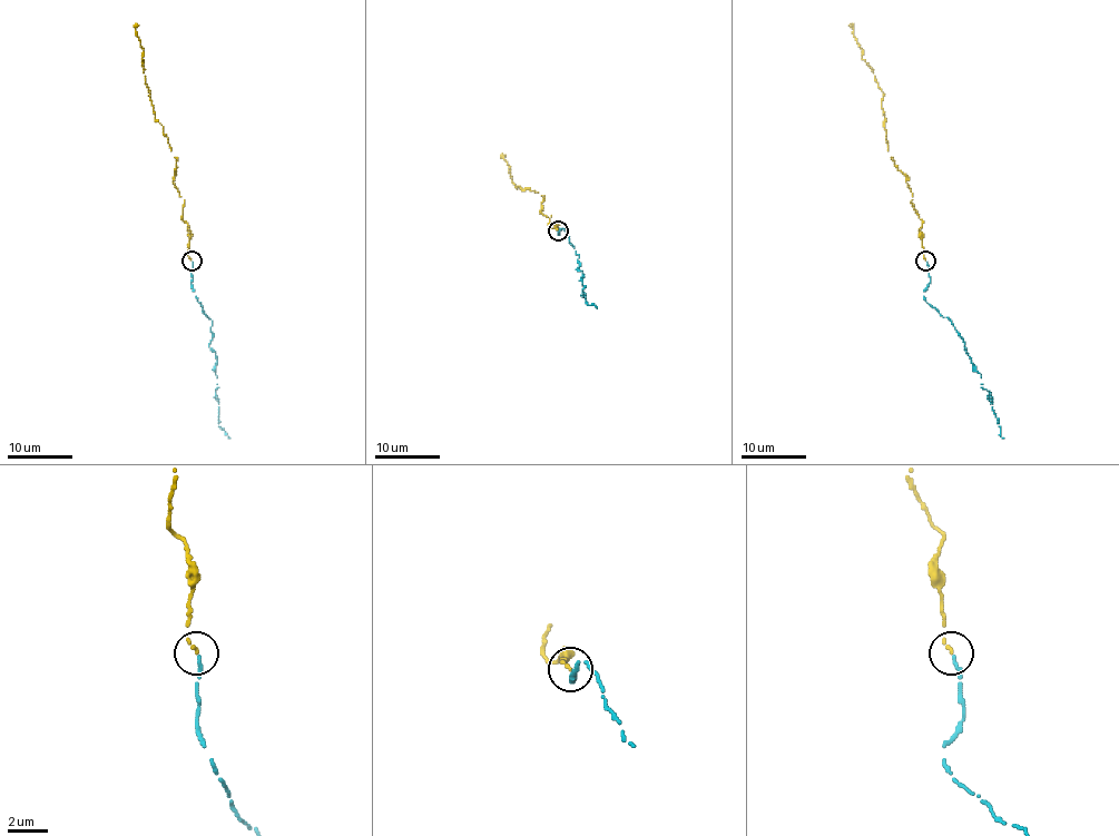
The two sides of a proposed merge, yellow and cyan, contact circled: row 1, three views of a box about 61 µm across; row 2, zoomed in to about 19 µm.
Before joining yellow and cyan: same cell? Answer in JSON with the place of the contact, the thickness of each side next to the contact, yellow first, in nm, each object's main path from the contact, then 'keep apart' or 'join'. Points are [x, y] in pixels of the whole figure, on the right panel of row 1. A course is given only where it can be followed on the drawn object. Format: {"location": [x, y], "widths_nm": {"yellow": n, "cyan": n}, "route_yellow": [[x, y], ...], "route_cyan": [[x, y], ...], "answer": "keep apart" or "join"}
{"location": [925, 261], "widths_nm": {"yellow": 180, "cyan": 200}, "route_yellow": [[925, 259], [923, 223], [911, 202], [905, 177], [887, 150], [883, 92], [873, 69], [862, 58], [851, 23]], "route_cyan": [[926, 262], [930, 276], [923, 297], [951, 321], [964, 343], [981, 374], [981, 387], [989, 392], [1003, 438]], "answer": "join"}

